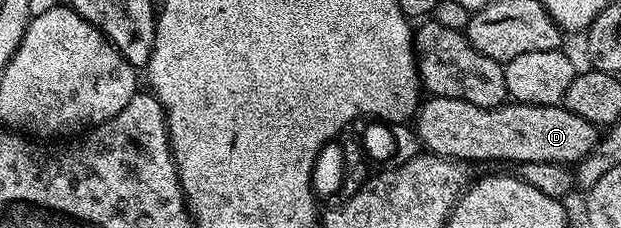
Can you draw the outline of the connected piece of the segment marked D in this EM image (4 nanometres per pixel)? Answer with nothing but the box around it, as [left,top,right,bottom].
[413,96,601,166]

